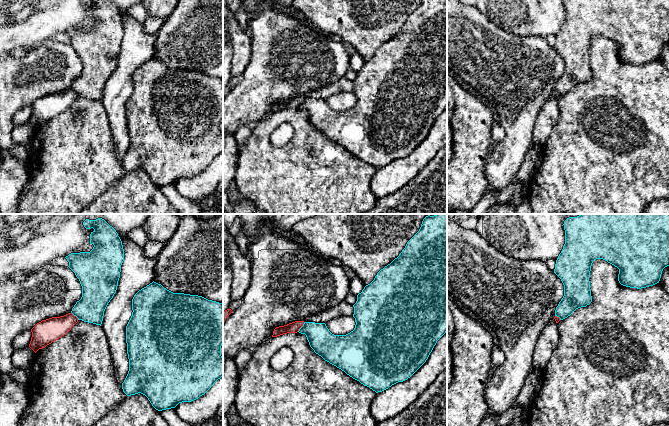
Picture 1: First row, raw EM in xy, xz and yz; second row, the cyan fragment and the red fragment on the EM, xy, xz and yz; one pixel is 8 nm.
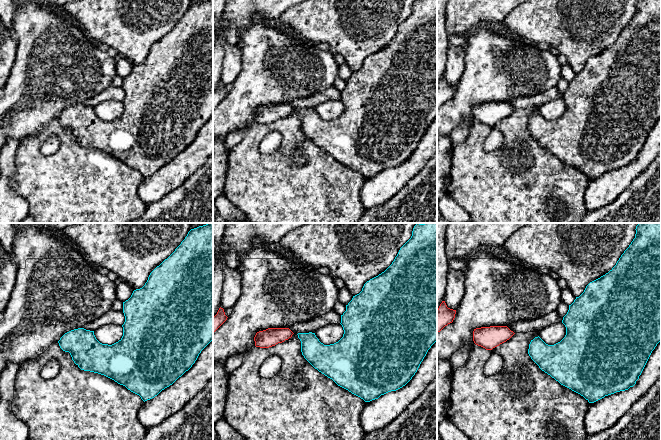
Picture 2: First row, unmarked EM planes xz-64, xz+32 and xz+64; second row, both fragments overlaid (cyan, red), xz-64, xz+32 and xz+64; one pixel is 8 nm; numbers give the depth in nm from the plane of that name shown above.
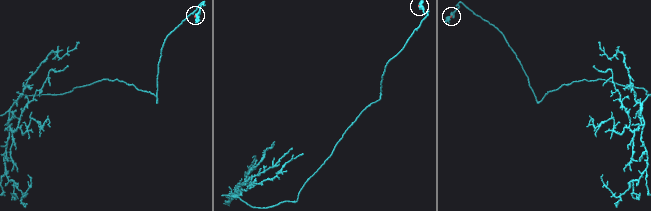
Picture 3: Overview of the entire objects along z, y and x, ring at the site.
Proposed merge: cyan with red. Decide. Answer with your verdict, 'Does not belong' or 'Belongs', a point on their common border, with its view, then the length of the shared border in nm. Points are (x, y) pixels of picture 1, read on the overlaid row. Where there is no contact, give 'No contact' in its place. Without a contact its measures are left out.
Does not belong. Touches cyan at xz (301, 327). Shared border 100 nm

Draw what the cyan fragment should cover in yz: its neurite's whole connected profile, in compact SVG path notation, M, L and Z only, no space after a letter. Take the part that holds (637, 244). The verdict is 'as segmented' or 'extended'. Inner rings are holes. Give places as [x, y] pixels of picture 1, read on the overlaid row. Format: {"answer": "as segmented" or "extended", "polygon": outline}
{"answer": "as segmented", "polygon": "M580 214L567 218L563 225L565 244L554 269L564 285L564 296L555 310L555 316L560 320L592 302L589 277L596 259L603 259L619 269L618 281L621 285L637 289L659 283L663 269L669 266L669 214Z"}

